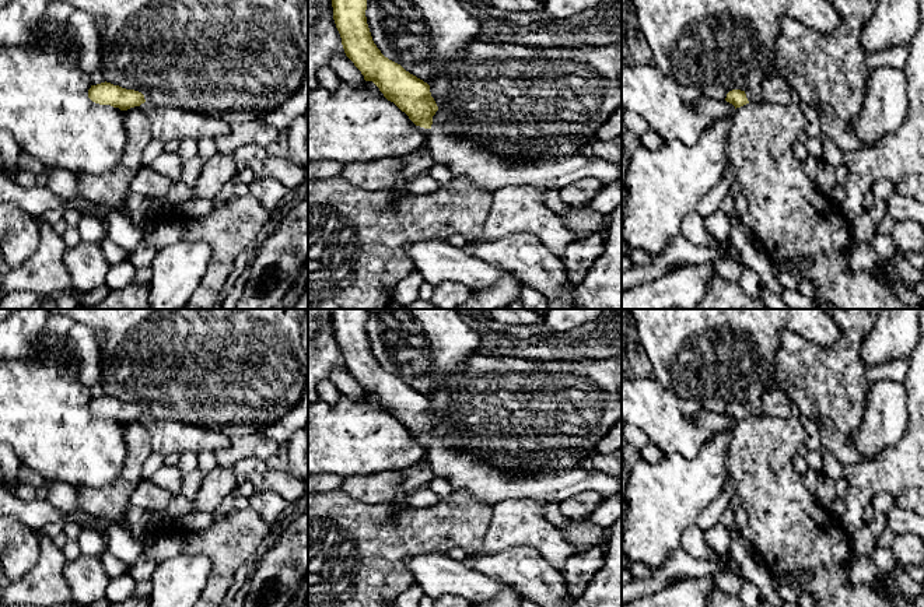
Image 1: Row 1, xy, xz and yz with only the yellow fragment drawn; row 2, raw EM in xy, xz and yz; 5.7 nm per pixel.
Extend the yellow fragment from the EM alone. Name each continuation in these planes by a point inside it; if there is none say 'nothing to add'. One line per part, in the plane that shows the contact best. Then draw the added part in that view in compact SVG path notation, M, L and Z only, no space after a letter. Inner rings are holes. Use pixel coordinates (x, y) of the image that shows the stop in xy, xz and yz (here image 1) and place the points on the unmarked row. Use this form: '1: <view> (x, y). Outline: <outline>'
1: yz (776, 402). Outline: M771 387L756 403L746 404L749 417L773 415L781 418L799 418L801 411L788 394L780 387Z

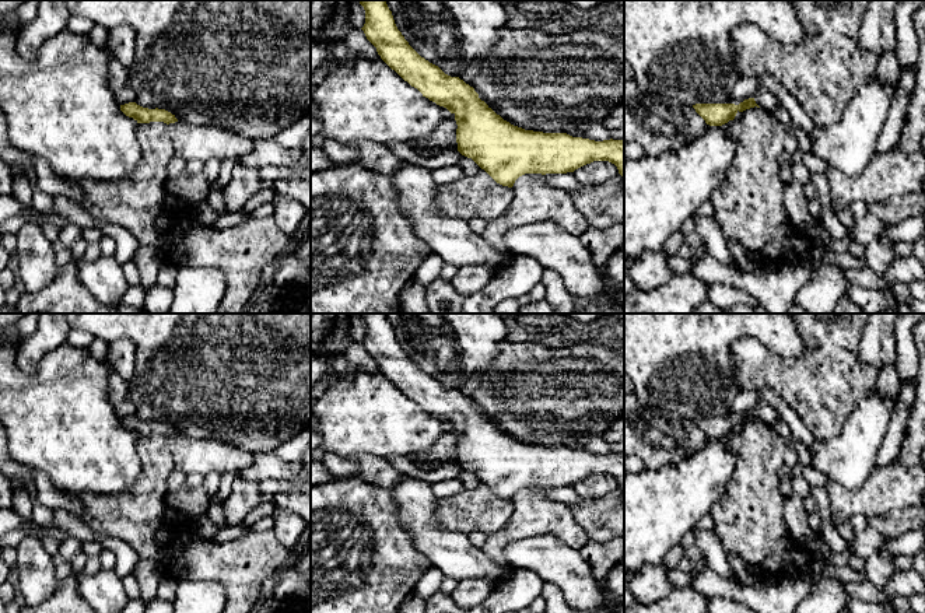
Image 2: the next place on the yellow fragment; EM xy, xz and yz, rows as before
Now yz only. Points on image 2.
nothing to add

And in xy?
nothing to add

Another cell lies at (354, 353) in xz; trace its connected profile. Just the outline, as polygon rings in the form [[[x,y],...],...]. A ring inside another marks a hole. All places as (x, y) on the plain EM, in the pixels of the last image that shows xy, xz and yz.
[[[351,341],[344,348],[343,355],[355,369],[367,372],[375,372],[378,369],[376,361],[367,353],[364,344],[360,341]]]

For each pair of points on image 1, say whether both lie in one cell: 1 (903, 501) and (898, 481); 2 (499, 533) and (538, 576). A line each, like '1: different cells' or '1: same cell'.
1: different cells
2: different cells

